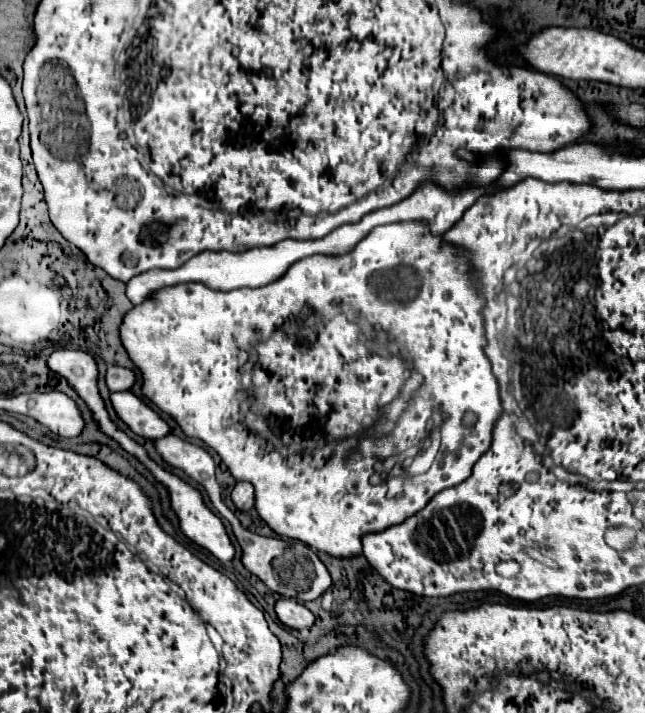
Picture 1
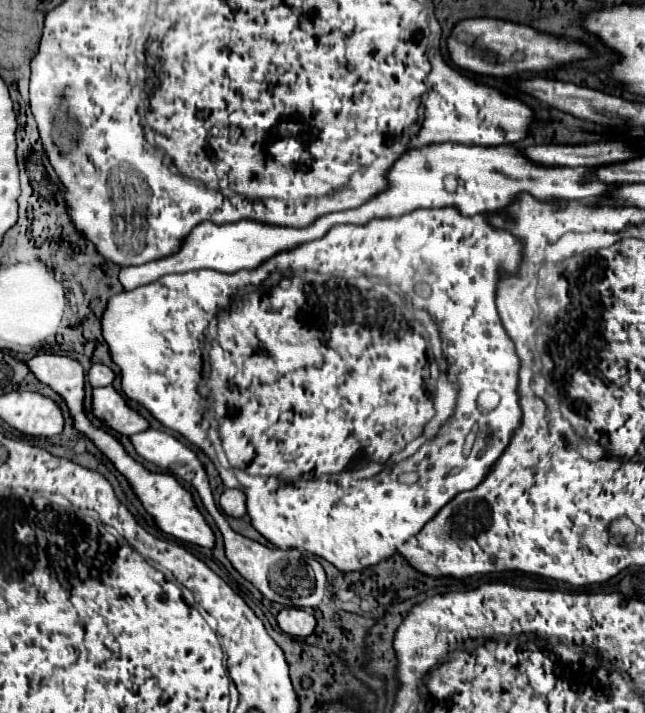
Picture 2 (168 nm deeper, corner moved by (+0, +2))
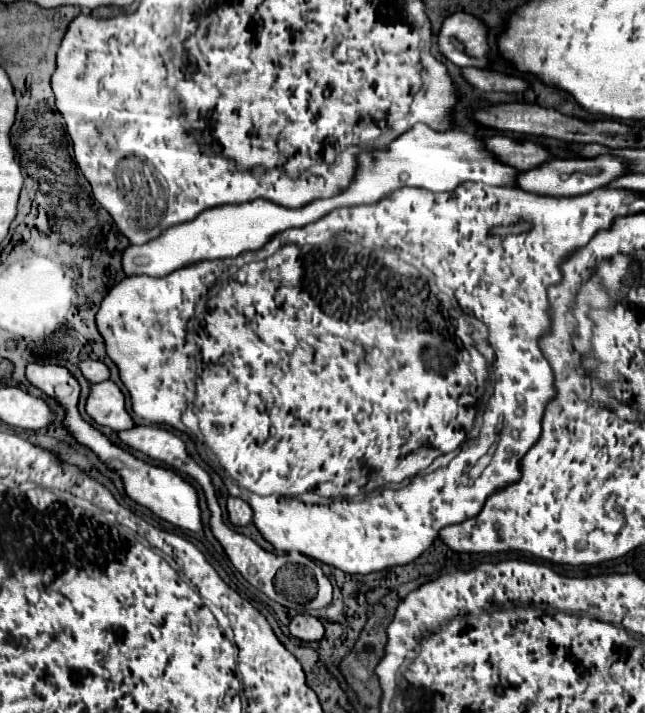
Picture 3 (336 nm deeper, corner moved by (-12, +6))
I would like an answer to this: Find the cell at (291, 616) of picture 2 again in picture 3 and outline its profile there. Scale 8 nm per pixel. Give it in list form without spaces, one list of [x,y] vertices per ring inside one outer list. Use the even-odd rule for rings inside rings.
[[[299,614],[291,620],[289,632],[291,632],[291,636],[295,636],[303,642],[319,642],[323,638],[325,630],[323,630],[323,624],[315,616]]]

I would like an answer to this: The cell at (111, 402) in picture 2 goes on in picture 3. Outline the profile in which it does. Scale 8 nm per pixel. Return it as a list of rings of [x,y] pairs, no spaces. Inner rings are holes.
[[[105,380],[99,384],[91,384],[89,398],[85,402],[85,412],[99,424],[107,426],[115,432],[133,428],[133,420],[123,408],[123,394],[115,386],[115,382]]]

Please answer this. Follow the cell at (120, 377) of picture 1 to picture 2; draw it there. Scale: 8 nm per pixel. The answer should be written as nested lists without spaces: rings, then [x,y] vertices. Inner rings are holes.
[[[93,364],[91,370],[89,370],[89,382],[93,388],[99,388],[99,386],[109,386],[113,384],[115,380],[115,372],[105,366],[105,364]]]

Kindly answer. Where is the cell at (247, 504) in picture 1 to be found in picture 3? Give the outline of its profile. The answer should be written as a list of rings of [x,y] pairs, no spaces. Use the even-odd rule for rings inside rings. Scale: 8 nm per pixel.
[[[229,498],[227,500],[227,512],[229,512],[231,524],[235,524],[235,526],[247,526],[253,518],[253,510],[241,498]]]

